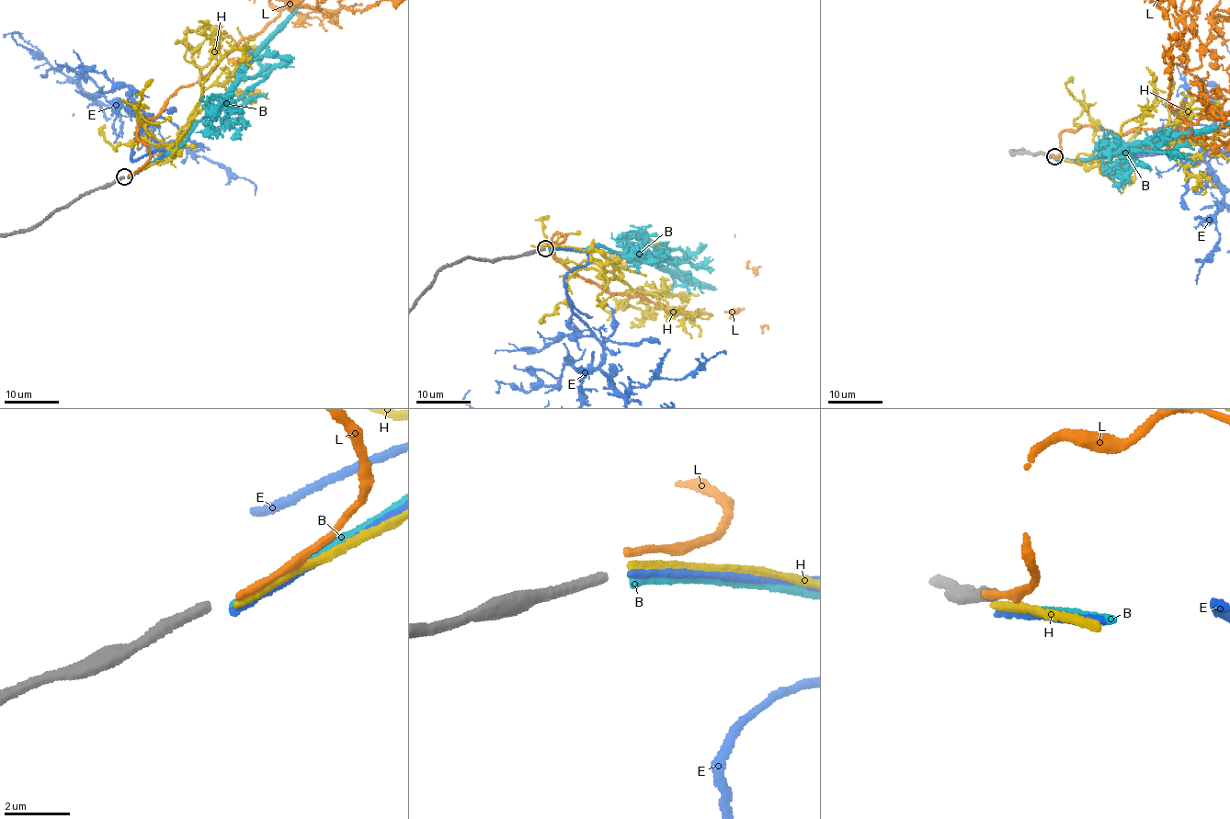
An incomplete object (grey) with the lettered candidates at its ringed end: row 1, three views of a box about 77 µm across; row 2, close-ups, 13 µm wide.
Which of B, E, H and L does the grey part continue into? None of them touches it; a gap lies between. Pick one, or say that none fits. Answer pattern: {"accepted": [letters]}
{"accepted": []}

